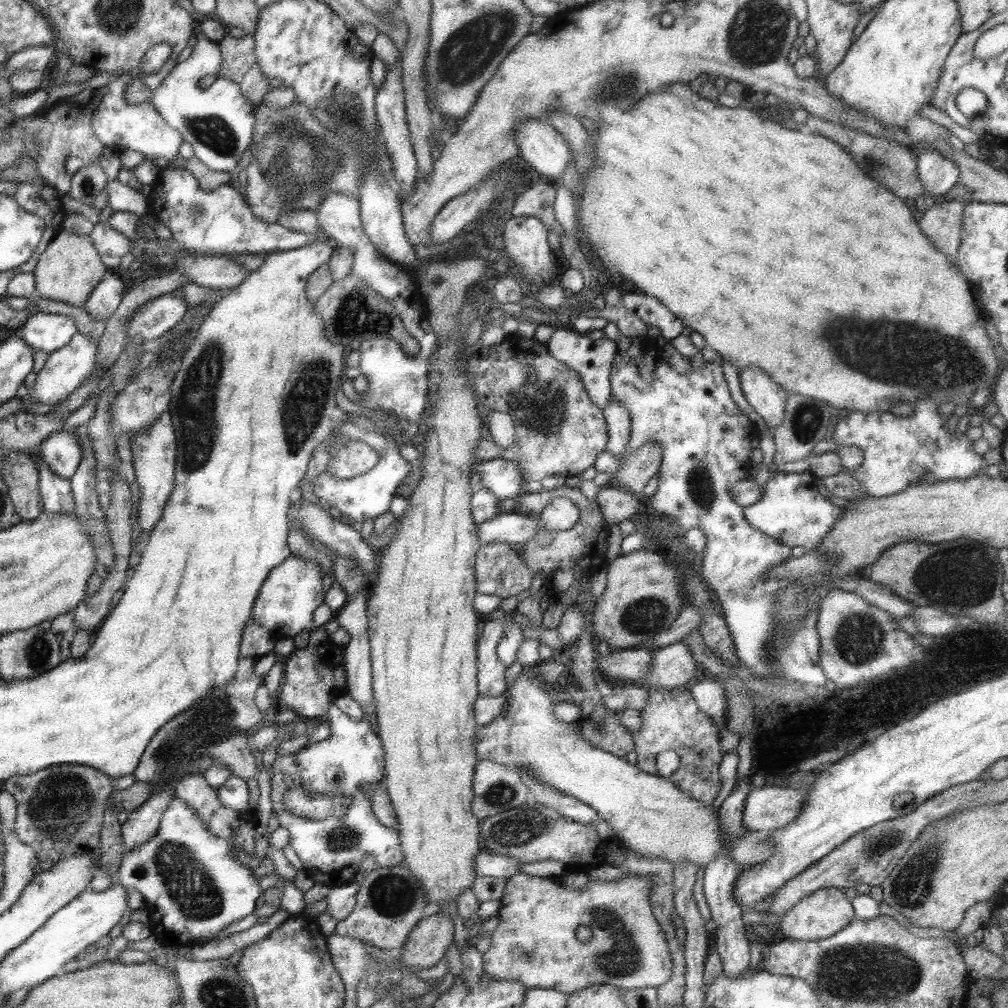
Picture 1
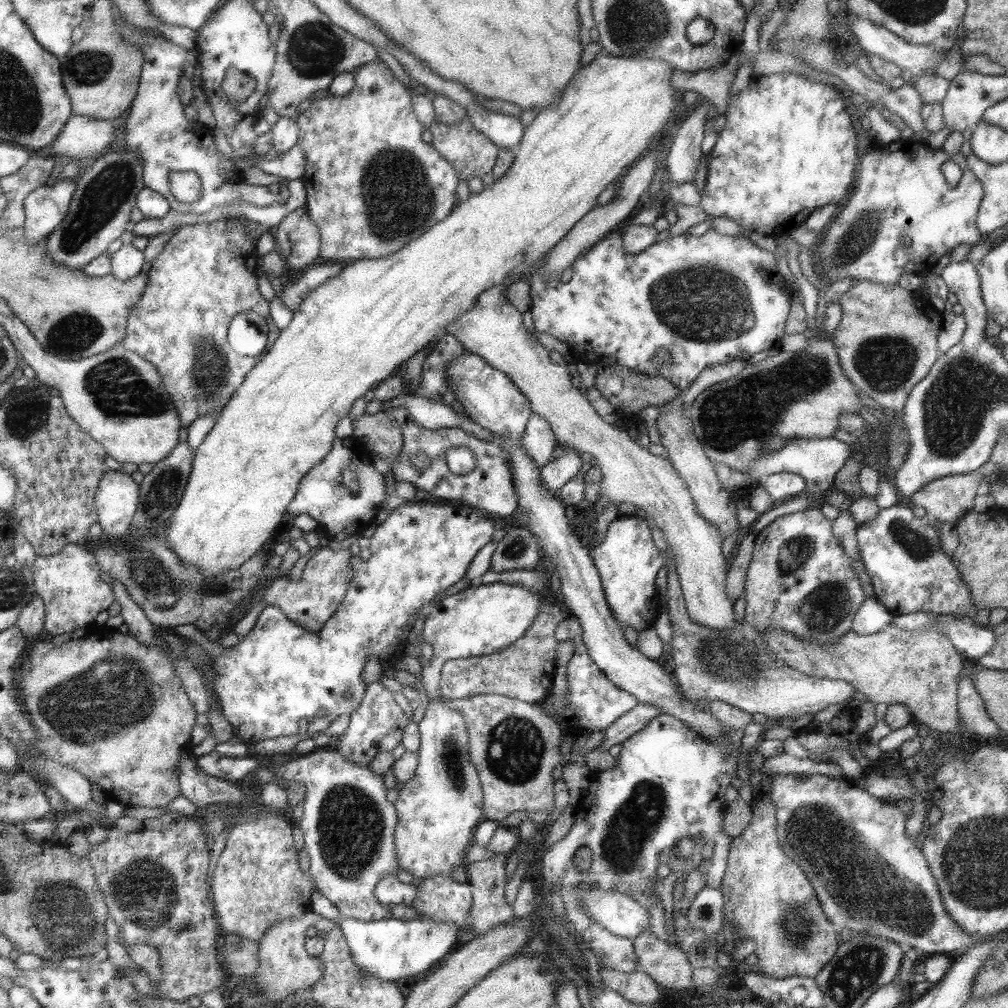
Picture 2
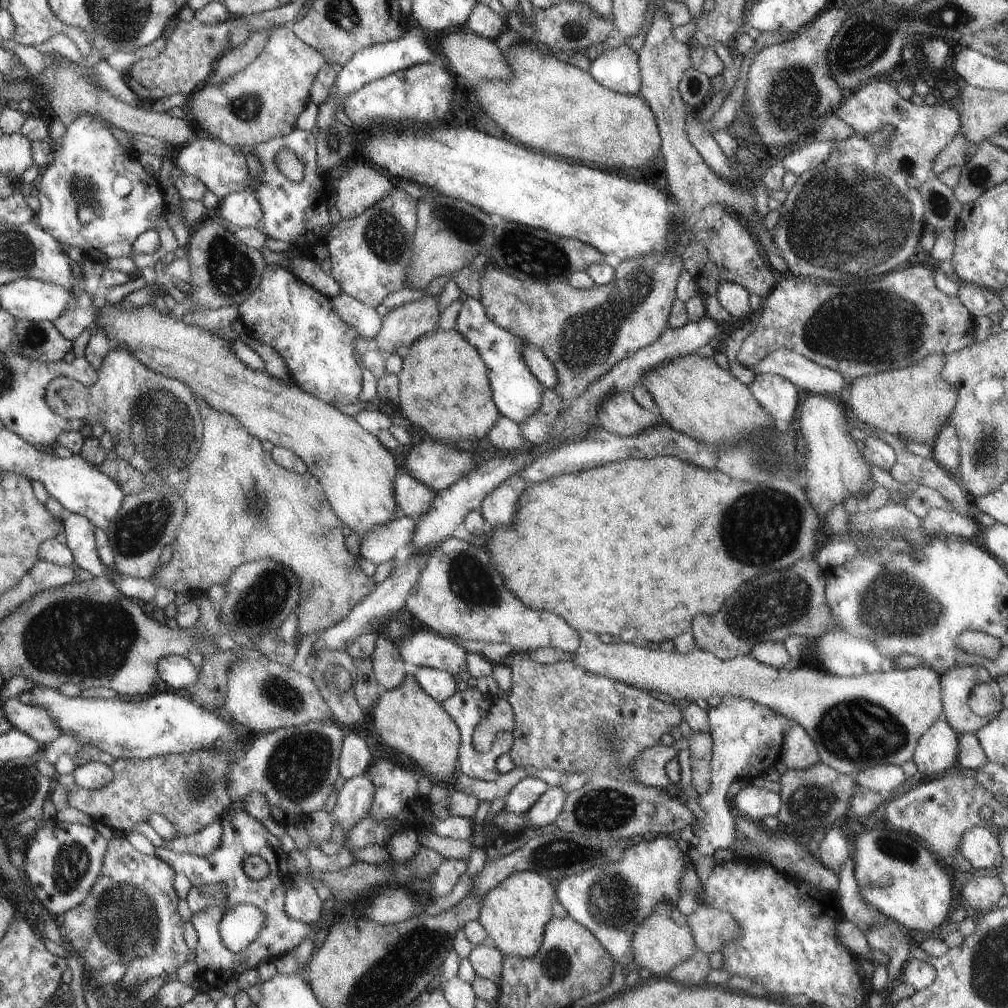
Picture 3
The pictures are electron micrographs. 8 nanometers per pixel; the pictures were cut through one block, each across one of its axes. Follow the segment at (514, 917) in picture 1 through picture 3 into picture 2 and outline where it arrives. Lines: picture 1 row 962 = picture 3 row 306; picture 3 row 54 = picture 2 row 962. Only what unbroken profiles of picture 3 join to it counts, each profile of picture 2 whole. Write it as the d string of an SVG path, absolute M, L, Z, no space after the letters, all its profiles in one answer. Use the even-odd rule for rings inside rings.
M645 930L633 940L633 948L639 970L649 974L655 984L673 990L685 990L691 986L693 968L679 946L671 946Z

